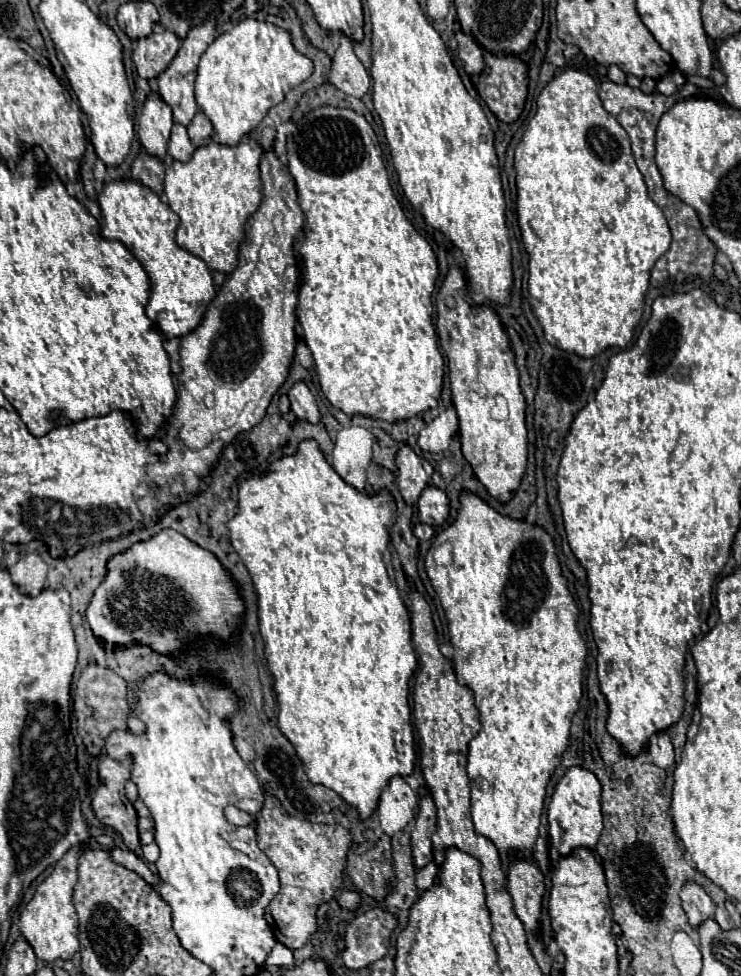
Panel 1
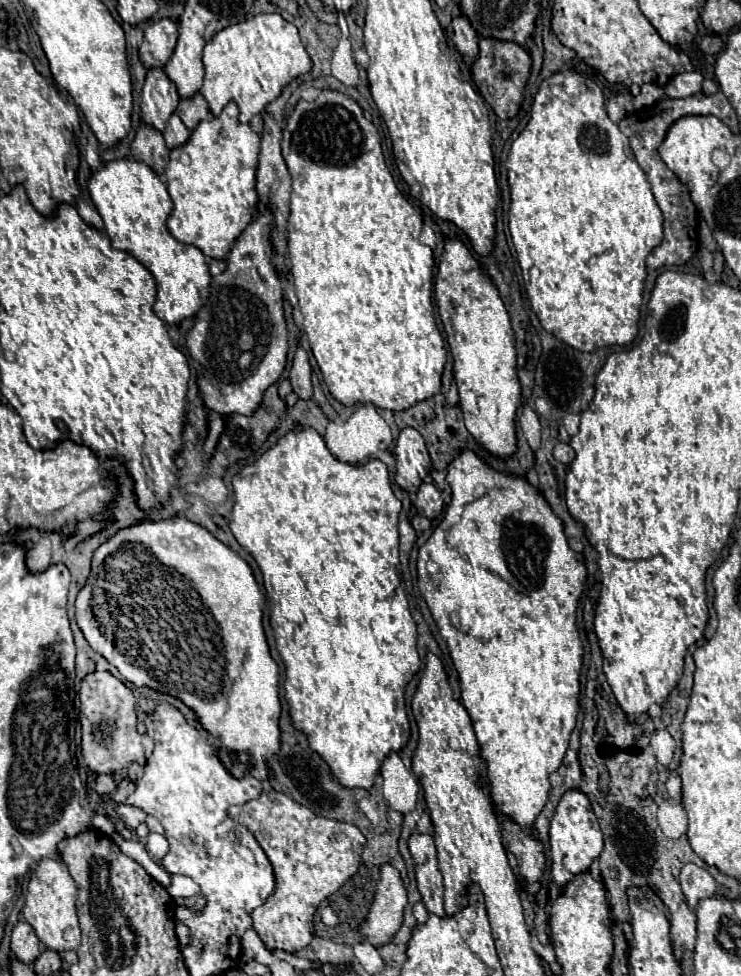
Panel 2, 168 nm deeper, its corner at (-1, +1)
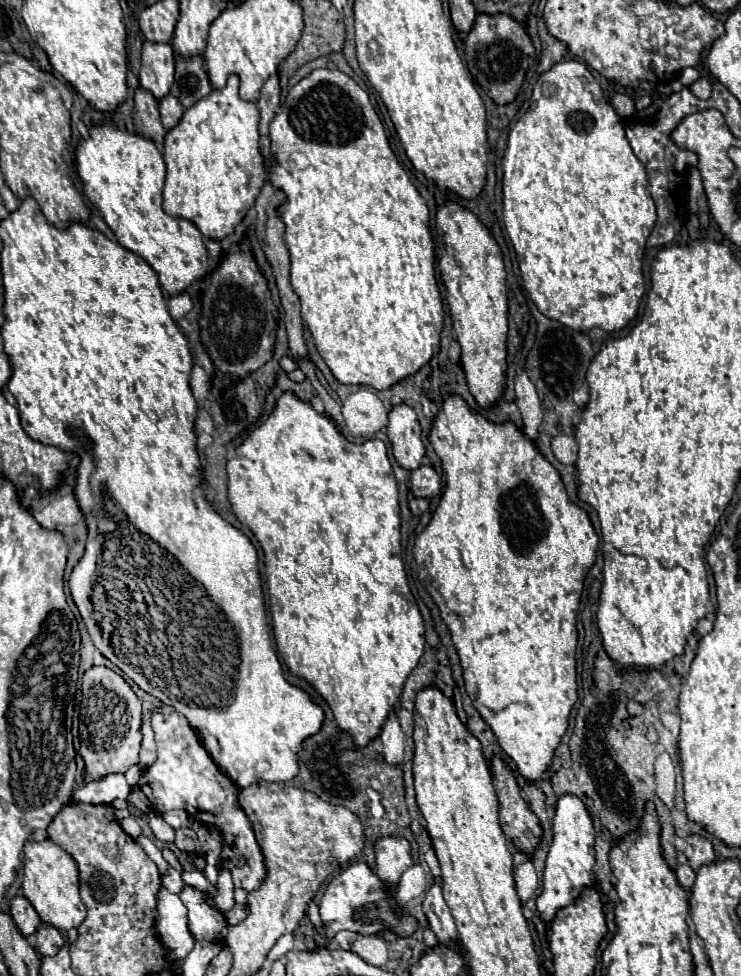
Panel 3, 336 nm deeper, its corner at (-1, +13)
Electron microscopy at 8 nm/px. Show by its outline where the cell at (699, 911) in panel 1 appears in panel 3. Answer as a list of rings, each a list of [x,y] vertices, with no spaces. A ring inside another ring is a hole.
[[[695,834],[695,836],[687,836],[685,842],[687,842],[685,856],[689,858],[689,862],[695,870],[699,870],[703,864],[711,864],[711,860],[715,860],[715,850],[713,850],[711,840]]]

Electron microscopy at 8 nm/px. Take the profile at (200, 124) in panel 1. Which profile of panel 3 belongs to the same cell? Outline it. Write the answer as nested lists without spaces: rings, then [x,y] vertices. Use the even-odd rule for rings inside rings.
[[[177,56],[175,60],[175,82],[171,86],[171,94],[185,106],[189,108],[195,104],[195,100],[201,100],[211,92],[211,82],[209,76],[203,68],[203,56]]]

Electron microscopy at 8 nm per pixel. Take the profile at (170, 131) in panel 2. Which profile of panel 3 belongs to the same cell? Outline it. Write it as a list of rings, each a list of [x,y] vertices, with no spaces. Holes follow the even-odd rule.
[[[167,94],[167,96],[163,96],[163,98],[159,100],[159,112],[161,112],[163,128],[169,130],[169,128],[173,128],[173,126],[181,120],[181,116],[183,116],[183,106],[179,104],[179,100],[177,100],[175,96]]]

